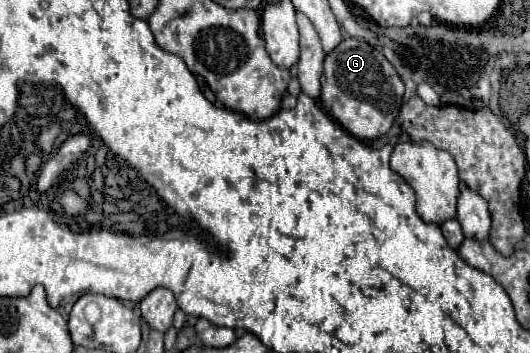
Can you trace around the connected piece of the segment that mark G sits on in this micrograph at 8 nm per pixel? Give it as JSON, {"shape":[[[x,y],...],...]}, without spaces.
{"shape":[[[345,38],[325,56],[321,102],[325,110],[355,138],[375,140],[391,128],[403,102],[403,82],[381,50],[357,38]]]}

